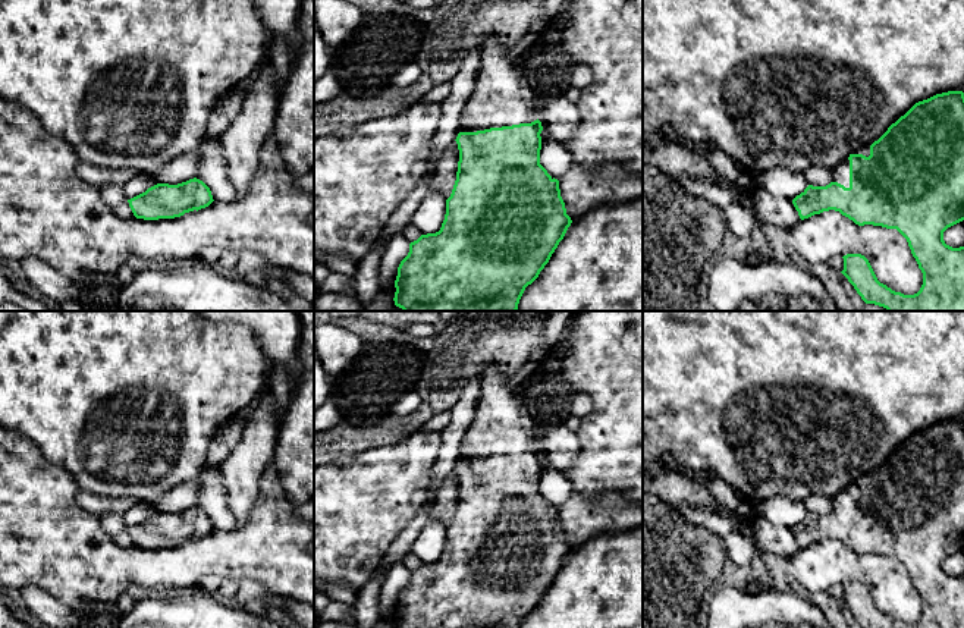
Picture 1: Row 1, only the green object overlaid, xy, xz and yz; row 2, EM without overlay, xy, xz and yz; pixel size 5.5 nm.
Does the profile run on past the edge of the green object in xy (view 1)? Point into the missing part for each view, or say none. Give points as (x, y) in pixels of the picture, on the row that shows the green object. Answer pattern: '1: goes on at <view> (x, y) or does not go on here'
1: does not go on here

